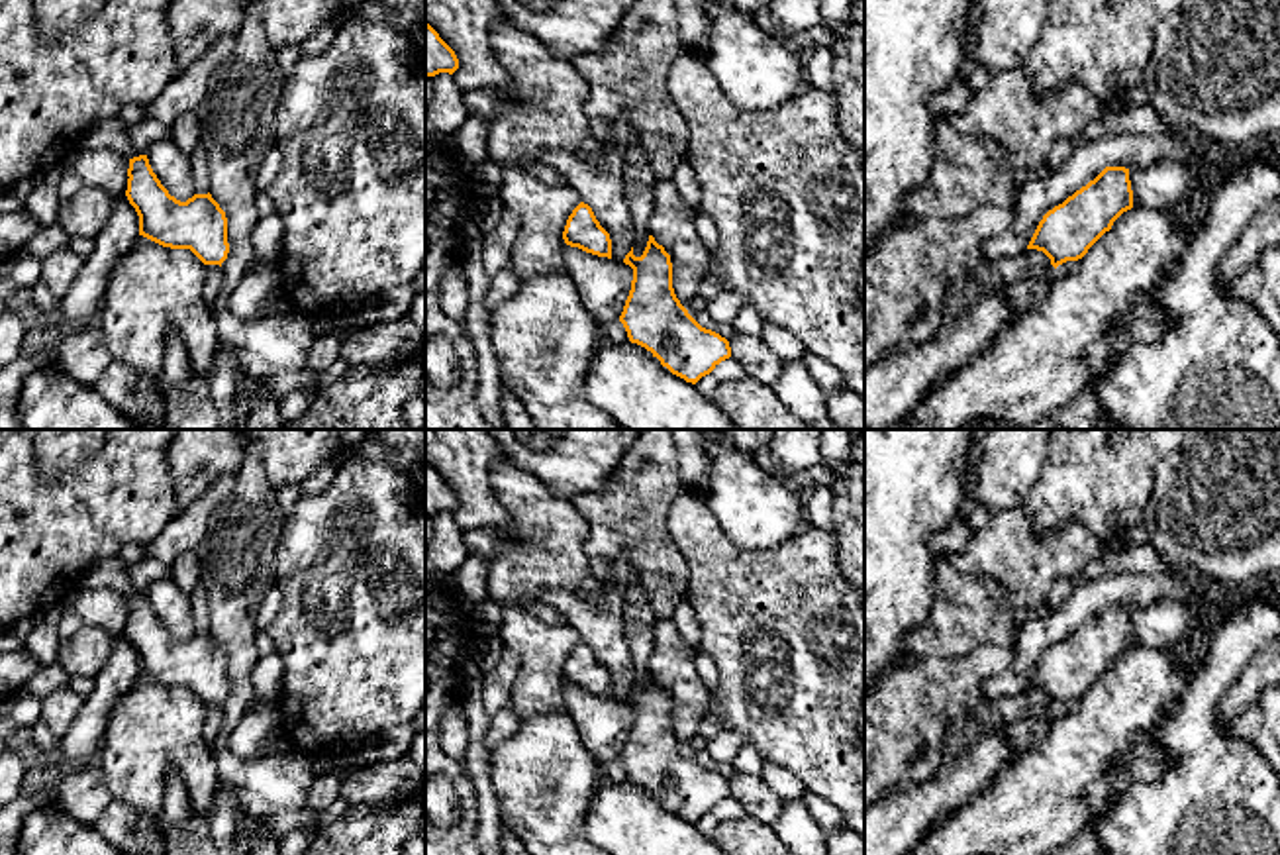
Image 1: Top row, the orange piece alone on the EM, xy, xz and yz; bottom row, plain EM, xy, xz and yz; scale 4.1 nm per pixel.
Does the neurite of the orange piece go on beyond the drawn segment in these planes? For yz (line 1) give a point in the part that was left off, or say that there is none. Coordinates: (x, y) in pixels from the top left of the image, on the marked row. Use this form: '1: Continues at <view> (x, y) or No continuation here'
1: No continuation here

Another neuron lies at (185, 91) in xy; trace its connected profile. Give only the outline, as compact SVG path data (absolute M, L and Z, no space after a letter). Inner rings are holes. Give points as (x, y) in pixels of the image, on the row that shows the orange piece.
M223 35L214 41L200 59L174 75L153 102L145 104L147 118L171 127L180 116L194 112L214 73L227 61L231 51L233 37Z

